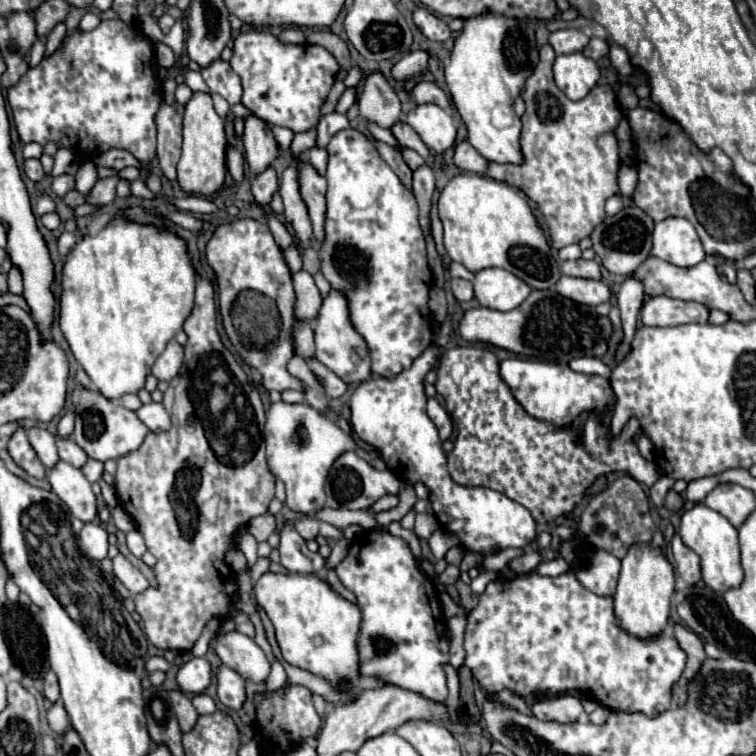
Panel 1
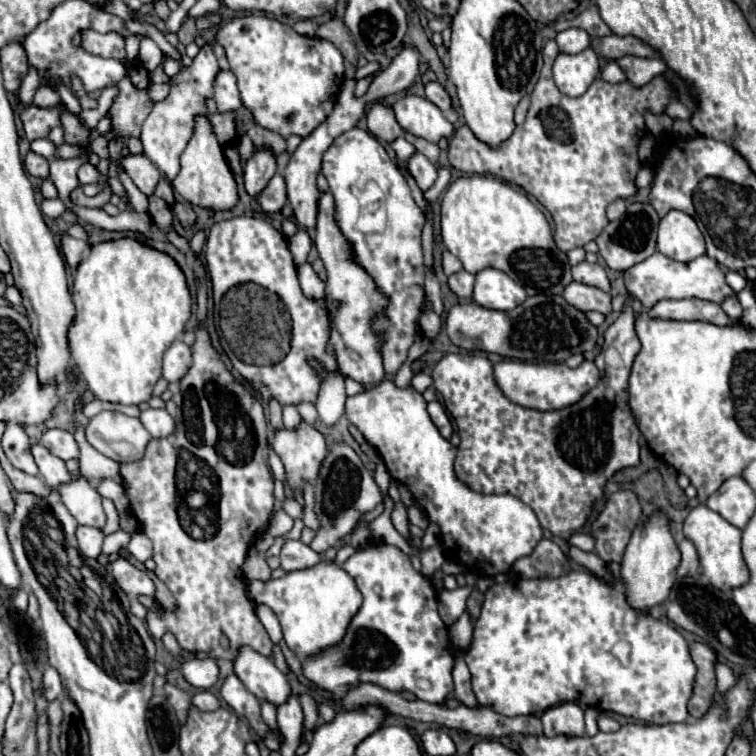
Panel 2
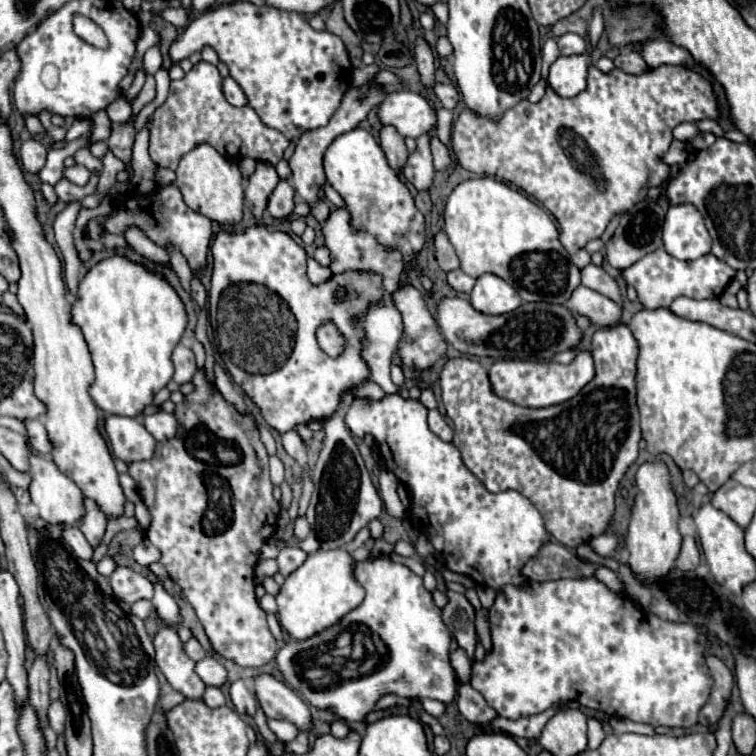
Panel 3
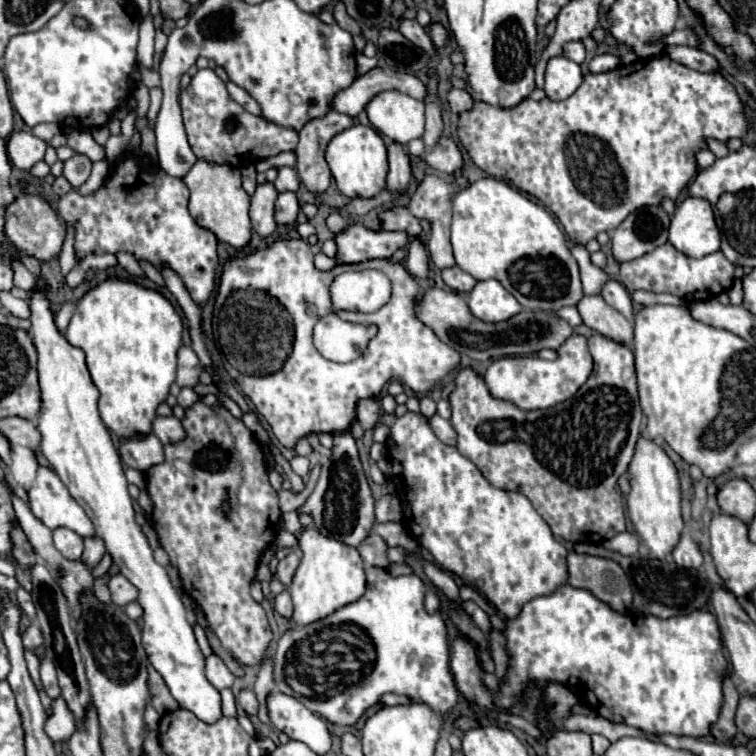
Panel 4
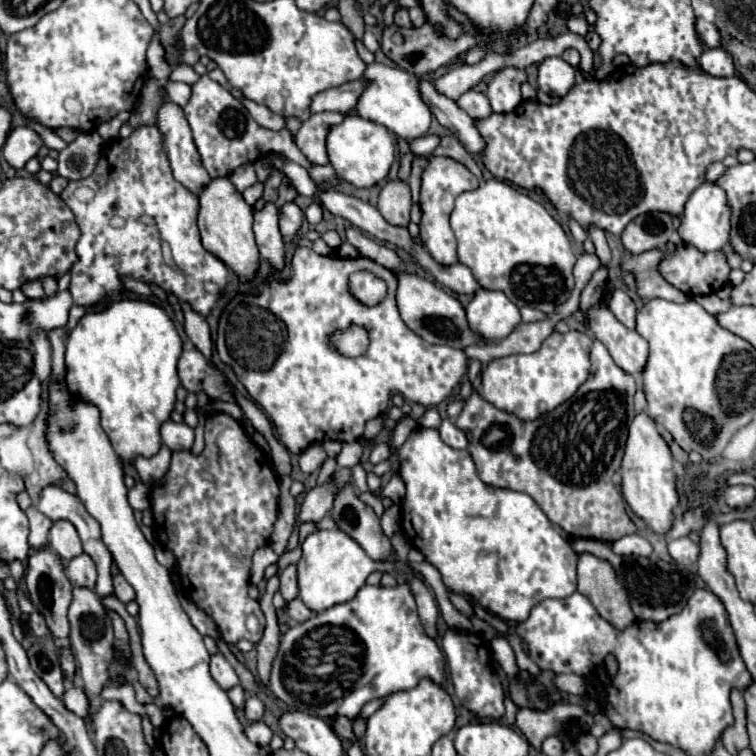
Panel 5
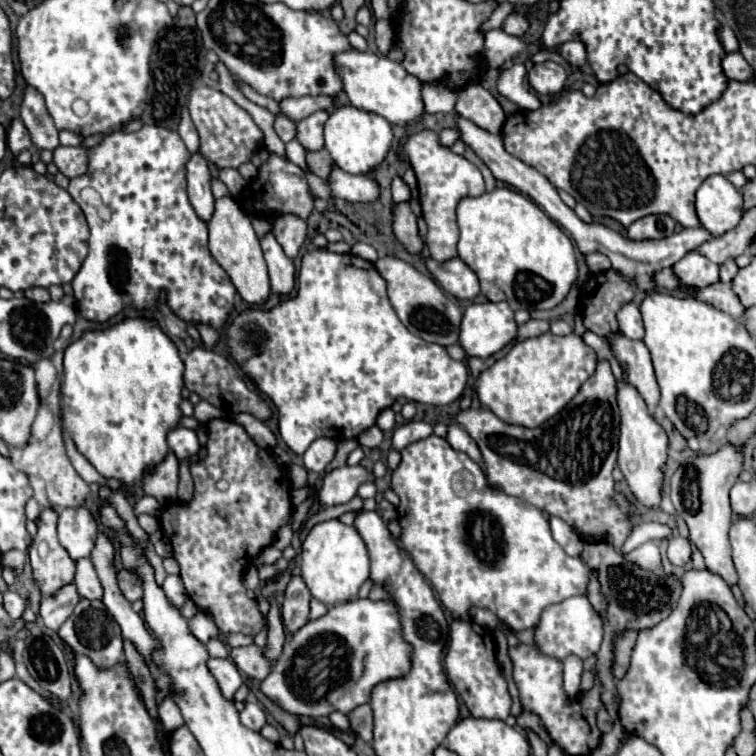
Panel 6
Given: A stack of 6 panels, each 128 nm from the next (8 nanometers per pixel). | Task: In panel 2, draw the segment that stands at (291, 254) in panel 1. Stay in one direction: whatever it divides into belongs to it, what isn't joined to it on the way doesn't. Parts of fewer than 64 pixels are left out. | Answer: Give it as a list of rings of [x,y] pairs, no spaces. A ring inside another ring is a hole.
[[[300,228],[300,230],[288,240],[288,244],[290,244],[290,250],[292,250],[292,256],[294,256],[296,266],[304,264],[306,258],[308,258],[308,252],[310,252],[310,248],[312,248],[312,240],[310,240],[308,232],[306,232],[304,228]]]

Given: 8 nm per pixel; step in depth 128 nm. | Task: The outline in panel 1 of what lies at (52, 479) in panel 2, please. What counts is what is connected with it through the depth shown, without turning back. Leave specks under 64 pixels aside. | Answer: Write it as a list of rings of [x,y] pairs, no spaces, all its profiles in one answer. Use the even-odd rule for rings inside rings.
[[[30,428],[28,430],[28,440],[30,440],[34,452],[38,454],[40,462],[44,464],[46,470],[52,470],[60,462],[58,452],[56,452],[56,438],[48,430]]]

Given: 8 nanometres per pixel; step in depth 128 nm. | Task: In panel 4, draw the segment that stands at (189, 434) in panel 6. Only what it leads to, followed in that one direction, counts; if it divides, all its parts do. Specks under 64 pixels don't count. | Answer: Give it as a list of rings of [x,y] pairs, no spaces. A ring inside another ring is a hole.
[[[158,416],[154,420],[154,428],[152,432],[160,438],[162,444],[174,444],[174,442],[180,442],[184,440],[184,426],[178,418],[174,416],[168,416],[168,418],[162,418]]]

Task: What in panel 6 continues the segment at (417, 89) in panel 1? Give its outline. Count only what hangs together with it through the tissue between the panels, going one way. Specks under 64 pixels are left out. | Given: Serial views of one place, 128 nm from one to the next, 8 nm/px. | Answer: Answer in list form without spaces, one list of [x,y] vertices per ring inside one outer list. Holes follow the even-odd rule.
[[[470,84],[466,86],[456,100],[454,110],[464,116],[466,120],[474,122],[476,126],[492,132],[492,134],[500,134],[506,114],[502,110],[502,106],[498,104],[498,100],[480,84]]]

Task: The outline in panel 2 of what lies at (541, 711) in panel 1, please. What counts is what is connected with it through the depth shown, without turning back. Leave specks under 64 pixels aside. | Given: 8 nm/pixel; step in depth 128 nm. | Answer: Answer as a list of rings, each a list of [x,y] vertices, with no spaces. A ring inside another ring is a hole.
[[[564,702],[548,708],[542,714],[544,736],[586,736],[584,710],[574,702]]]

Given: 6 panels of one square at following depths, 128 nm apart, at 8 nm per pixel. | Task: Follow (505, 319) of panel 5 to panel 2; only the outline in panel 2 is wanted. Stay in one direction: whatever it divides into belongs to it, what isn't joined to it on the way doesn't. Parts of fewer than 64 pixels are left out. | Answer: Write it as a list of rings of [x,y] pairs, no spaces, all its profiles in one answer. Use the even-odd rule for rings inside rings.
[[[486,268],[476,274],[474,302],[490,310],[512,310],[526,300],[526,292],[508,274]]]

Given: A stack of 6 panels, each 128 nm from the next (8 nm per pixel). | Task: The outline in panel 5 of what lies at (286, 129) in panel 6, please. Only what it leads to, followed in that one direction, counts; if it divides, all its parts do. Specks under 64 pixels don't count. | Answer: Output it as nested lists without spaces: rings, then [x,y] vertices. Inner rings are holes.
[[[236,88],[232,90],[232,94],[234,94],[238,100],[242,100],[242,104],[248,108],[248,112],[252,114],[252,118],[254,118],[260,126],[264,126],[264,128],[268,128],[268,130],[280,130],[280,128],[284,128],[284,118],[282,118],[280,114],[274,114],[274,112],[268,110],[266,106],[256,104],[256,102],[244,98],[242,92],[236,90]]]

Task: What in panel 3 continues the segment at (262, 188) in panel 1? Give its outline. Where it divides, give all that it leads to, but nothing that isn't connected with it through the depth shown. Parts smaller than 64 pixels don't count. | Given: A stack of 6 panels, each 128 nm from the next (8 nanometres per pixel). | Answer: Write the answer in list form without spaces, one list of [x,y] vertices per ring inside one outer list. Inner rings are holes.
[[[280,180],[268,200],[268,212],[274,218],[286,218],[292,214],[292,210],[294,210],[294,188],[286,180]]]

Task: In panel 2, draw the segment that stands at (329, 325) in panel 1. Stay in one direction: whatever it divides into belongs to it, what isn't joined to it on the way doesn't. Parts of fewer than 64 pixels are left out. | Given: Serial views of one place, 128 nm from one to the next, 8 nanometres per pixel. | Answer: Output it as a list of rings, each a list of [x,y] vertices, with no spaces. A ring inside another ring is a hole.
[[[324,192],[320,196],[318,204],[318,224],[316,224],[316,238],[314,244],[320,252],[320,258],[324,260],[328,280],[326,280],[326,296],[330,302],[330,318],[332,318],[332,334],[330,334],[330,348],[334,348],[338,356],[340,374],[354,378],[356,382],[364,386],[376,386],[380,380],[386,378],[384,366],[382,366],[382,340],[372,330],[372,318],[374,314],[386,316],[388,298],[380,292],[376,280],[356,264],[356,258],[352,256],[352,246],[348,244],[346,236],[340,232],[336,224],[336,206],[334,196],[330,192]]]

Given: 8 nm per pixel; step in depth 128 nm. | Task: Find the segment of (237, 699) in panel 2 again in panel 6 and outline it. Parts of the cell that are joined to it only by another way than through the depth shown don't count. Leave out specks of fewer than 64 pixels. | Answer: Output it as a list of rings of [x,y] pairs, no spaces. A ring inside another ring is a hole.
[[[246,704],[246,708],[240,712],[240,720],[246,728],[260,732],[262,726],[266,724],[266,714],[258,704]]]

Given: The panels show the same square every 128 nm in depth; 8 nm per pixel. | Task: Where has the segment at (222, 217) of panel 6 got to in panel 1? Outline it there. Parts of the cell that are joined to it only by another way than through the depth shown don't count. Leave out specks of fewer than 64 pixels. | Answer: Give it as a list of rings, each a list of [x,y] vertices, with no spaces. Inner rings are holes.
[[[196,92],[186,104],[184,112],[184,144],[178,162],[178,184],[188,194],[210,196],[224,188],[226,178],[226,134],[224,120],[216,114],[212,98],[208,94]]]

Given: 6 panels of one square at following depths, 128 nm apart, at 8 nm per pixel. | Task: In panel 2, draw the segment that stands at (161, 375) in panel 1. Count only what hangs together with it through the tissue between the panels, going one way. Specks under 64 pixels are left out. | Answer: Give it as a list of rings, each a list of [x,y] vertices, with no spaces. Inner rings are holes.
[[[176,340],[164,354],[164,372],[162,376],[168,382],[178,382],[188,368],[192,366],[192,350],[182,340]]]

